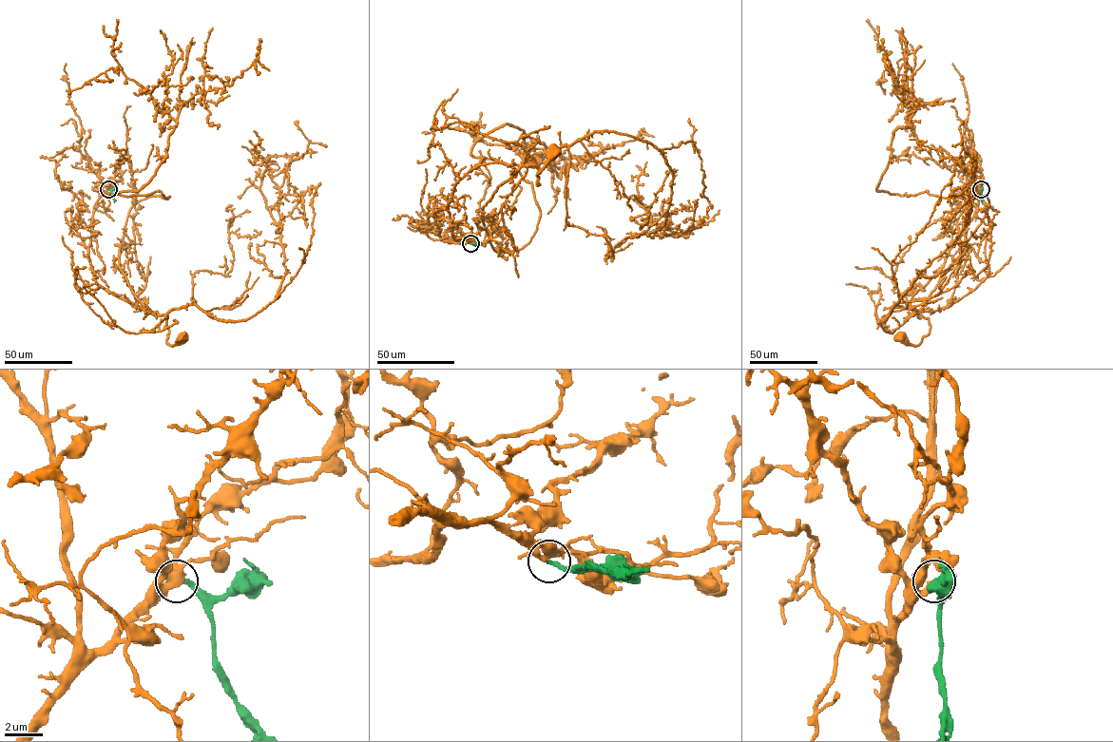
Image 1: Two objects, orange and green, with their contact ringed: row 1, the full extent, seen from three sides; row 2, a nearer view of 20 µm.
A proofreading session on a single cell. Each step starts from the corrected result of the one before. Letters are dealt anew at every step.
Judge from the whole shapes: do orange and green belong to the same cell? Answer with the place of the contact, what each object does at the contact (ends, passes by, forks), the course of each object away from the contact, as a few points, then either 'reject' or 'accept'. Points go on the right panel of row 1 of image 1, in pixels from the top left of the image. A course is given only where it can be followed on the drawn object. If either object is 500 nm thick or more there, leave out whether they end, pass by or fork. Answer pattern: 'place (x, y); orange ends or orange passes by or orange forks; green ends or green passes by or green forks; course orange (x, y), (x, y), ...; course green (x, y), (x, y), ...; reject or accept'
place (981, 189); orange ends; green ends; course orange (981, 189), (974, 216), (944, 265), (911, 298), (912, 314), (928, 319), (929, 333), (916, 346), (901, 337); course green (981, 189), (982, 202); accept

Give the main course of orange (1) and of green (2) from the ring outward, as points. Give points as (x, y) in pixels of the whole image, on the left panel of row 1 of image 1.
1: (108, 189), (92, 216), (88, 257), (95, 280), (137, 307), (167, 313), (170, 346), (183, 337)
2: (108, 189), (114, 202)

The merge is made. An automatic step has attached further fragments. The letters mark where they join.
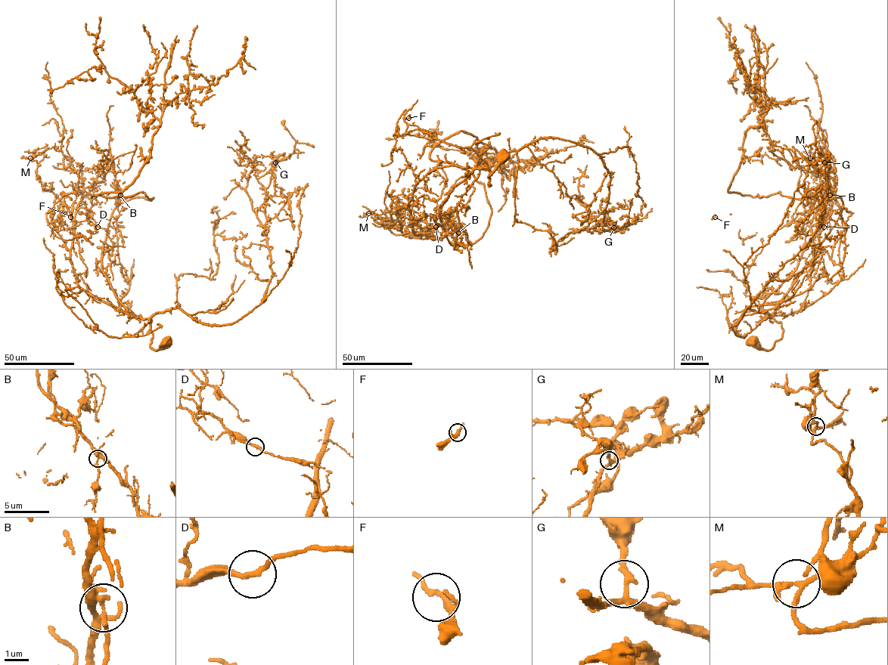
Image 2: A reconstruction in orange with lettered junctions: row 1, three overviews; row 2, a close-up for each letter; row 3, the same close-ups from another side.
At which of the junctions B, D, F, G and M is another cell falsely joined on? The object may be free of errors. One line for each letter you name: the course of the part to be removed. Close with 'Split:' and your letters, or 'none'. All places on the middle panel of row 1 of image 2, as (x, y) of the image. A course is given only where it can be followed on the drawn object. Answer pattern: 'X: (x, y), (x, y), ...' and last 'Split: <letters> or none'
B: (458, 233), (439, 213), (430, 220), (430, 201), (414, 191), (429, 142), (409, 114)
Split: B

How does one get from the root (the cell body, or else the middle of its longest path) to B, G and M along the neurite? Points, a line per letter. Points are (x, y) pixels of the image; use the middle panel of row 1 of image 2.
B: (506, 156), (489, 186), (482, 168), (462, 196), (457, 214), (467, 245), (454, 249), (458, 233)
G: (506, 156), (489, 186), (503, 159), (541, 138), (589, 147), (610, 174), (602, 227), (613, 227)
M: (506, 156), (489, 177), (489, 186), (485, 168), (430, 171), (408, 205), (396, 210), (399, 230), (368, 213)

